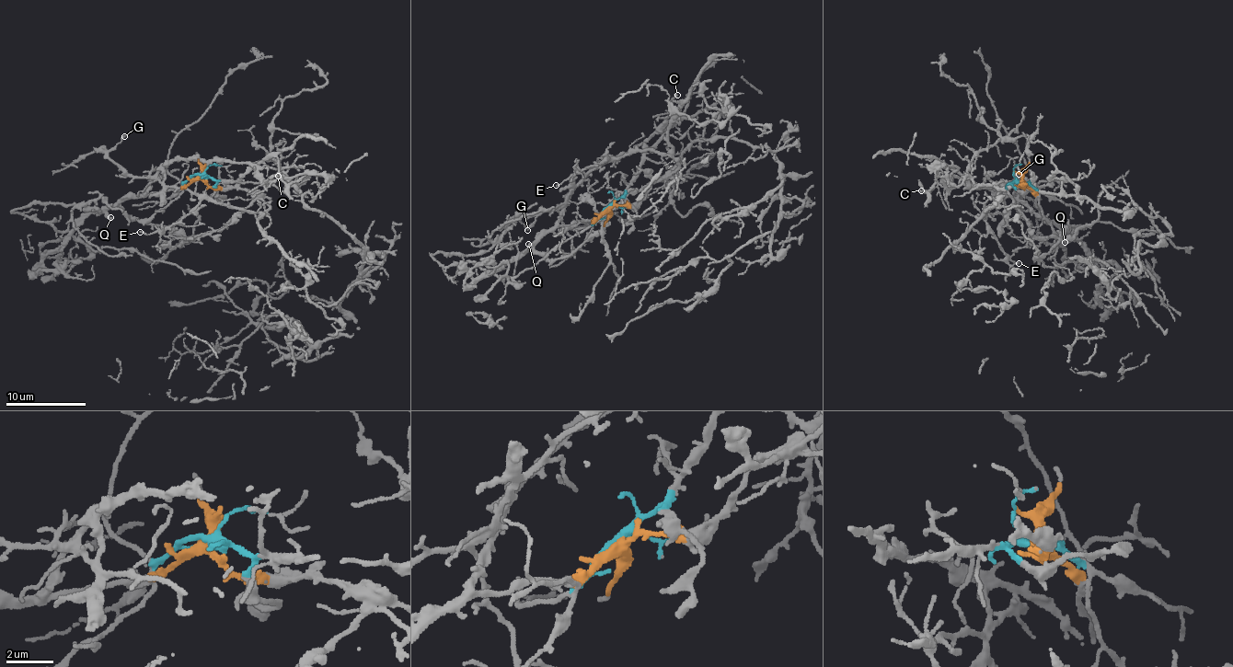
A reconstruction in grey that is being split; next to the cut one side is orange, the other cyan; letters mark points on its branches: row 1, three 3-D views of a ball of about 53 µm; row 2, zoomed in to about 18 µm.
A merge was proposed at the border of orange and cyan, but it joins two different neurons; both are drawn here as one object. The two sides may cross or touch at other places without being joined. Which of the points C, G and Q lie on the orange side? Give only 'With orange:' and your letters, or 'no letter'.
With orange: Q

